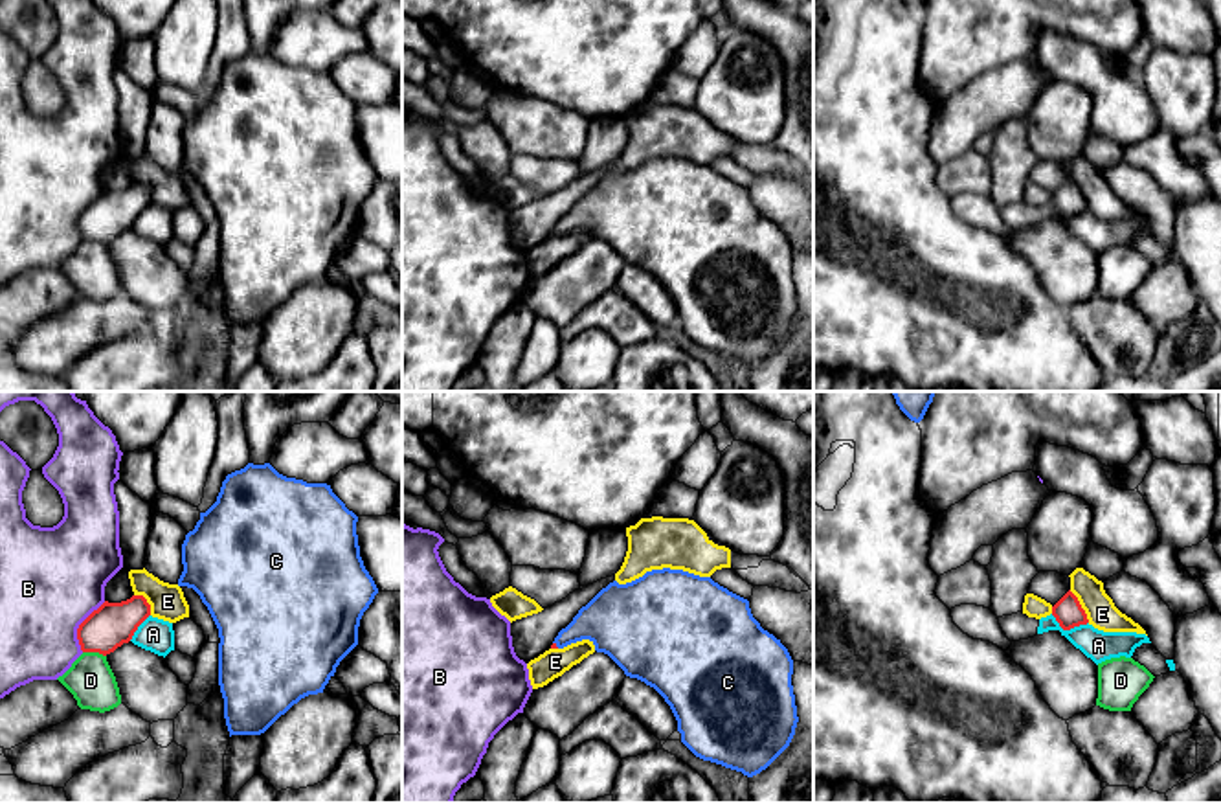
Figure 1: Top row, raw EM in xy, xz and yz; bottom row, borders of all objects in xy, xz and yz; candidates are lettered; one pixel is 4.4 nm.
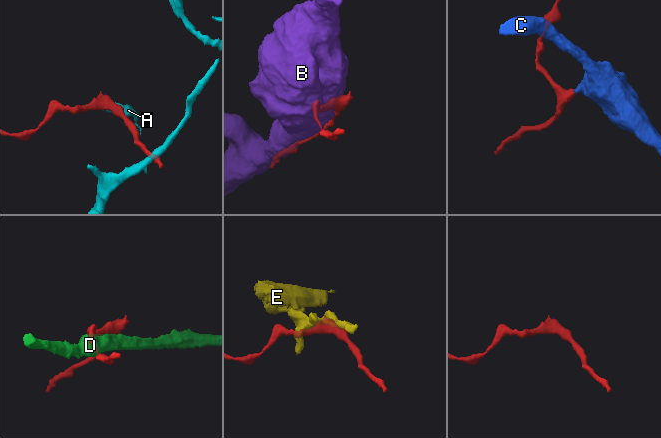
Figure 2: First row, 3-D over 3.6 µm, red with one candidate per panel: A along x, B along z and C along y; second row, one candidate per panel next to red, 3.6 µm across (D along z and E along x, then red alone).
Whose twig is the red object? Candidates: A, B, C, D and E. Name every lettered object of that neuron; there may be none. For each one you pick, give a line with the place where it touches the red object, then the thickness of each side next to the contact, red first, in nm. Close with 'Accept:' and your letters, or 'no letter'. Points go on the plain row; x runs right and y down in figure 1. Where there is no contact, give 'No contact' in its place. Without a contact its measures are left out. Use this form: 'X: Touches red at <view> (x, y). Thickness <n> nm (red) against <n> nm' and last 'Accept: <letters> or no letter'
C: Touches red at xz (555, 234). Thickness 20 nm (red) against 220 nm
Accept: C

